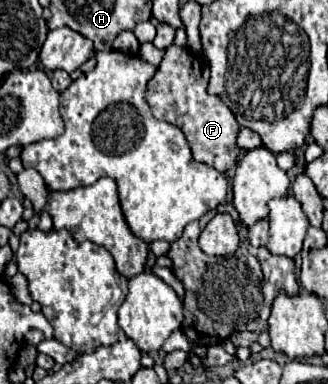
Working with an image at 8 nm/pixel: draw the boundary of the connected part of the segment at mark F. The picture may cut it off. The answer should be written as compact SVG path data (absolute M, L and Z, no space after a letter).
M169 46L155 76L147 84L147 102L157 120L171 122L183 130L197 162L227 172L241 152L237 146L239 124L221 98L207 94L208 80L203 78L202 70L201 59L189 52L189 48Z

